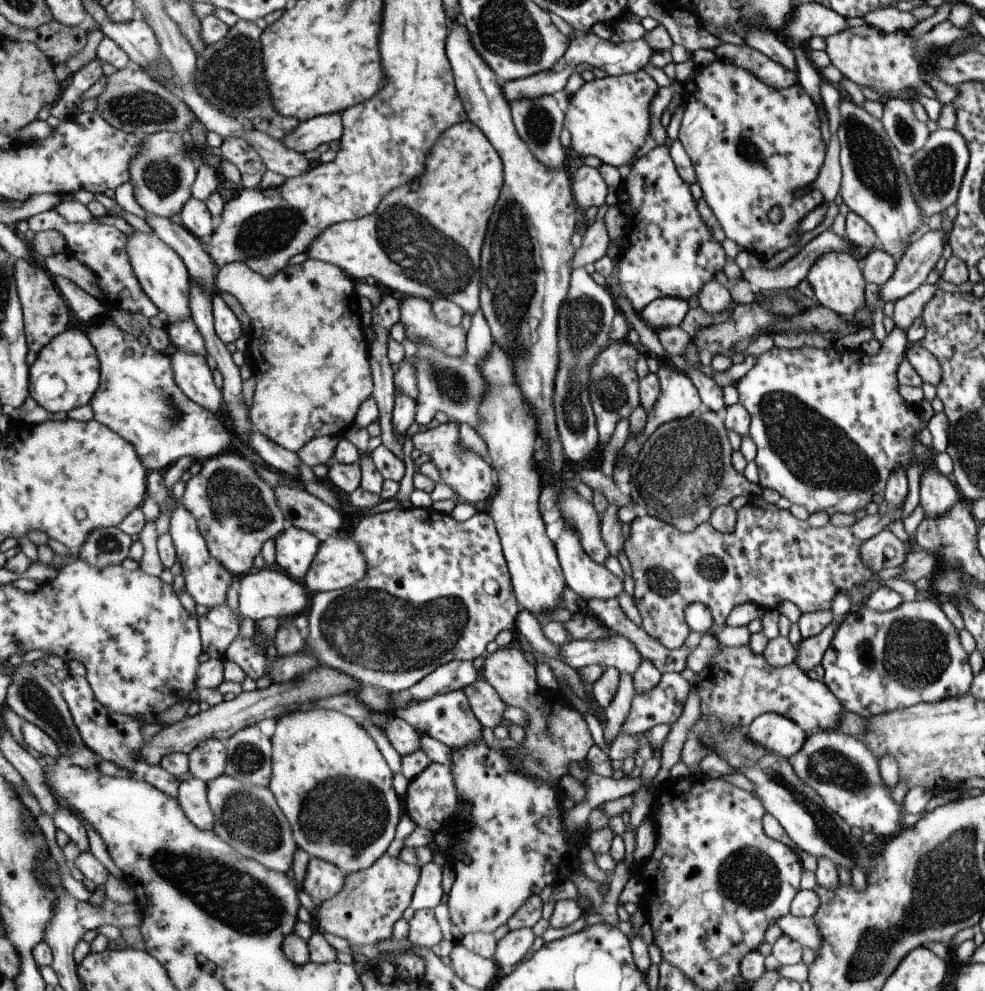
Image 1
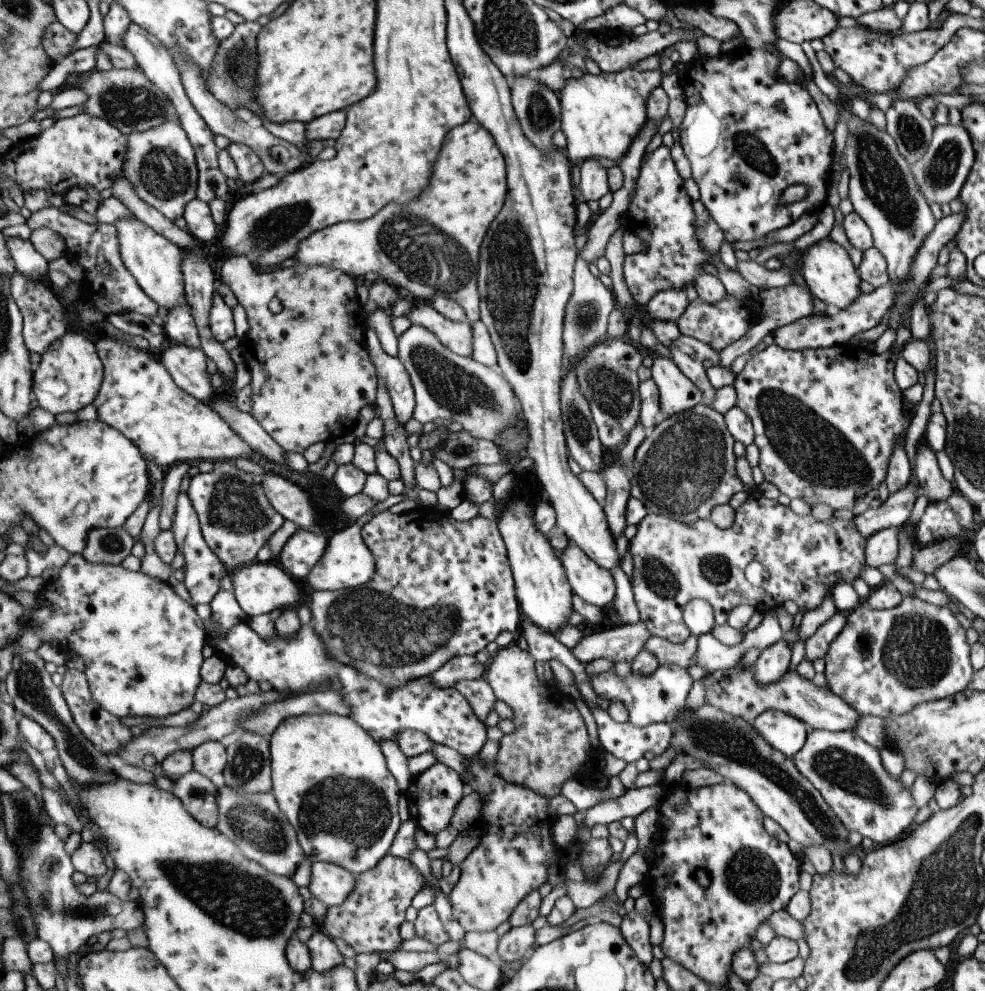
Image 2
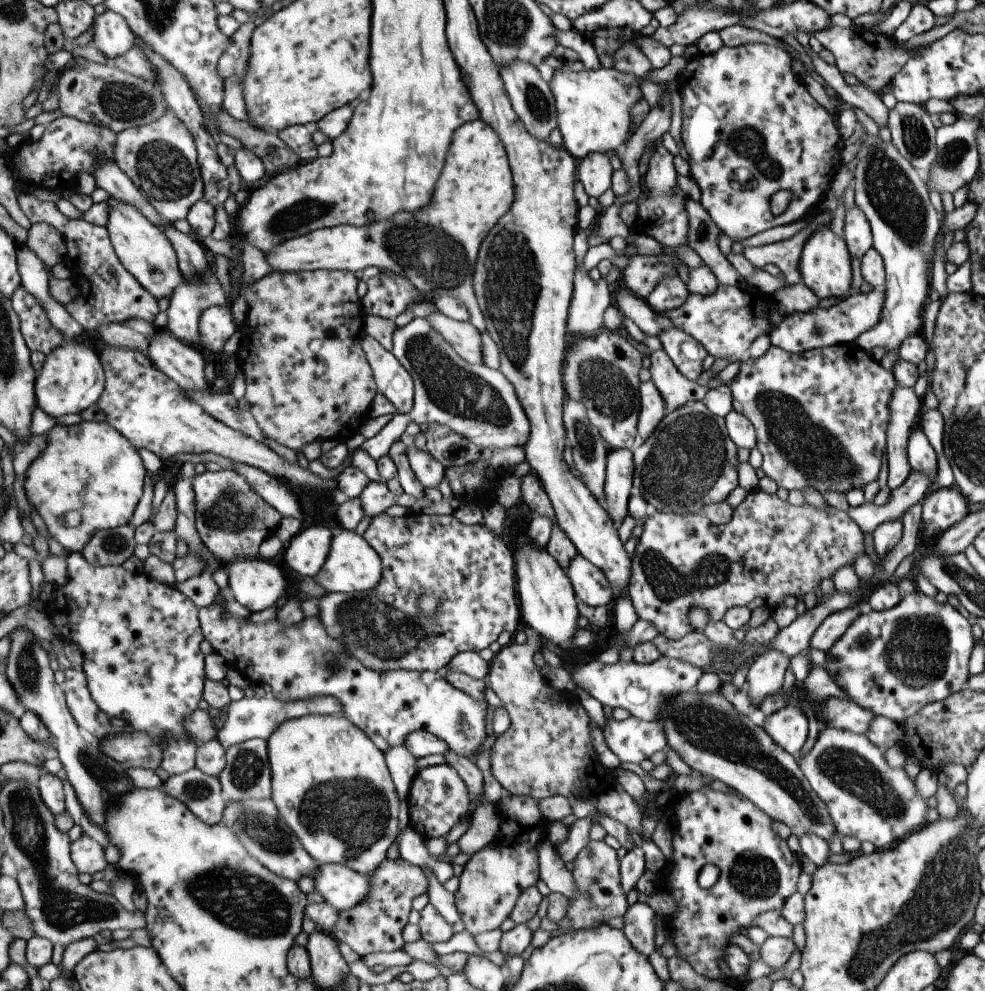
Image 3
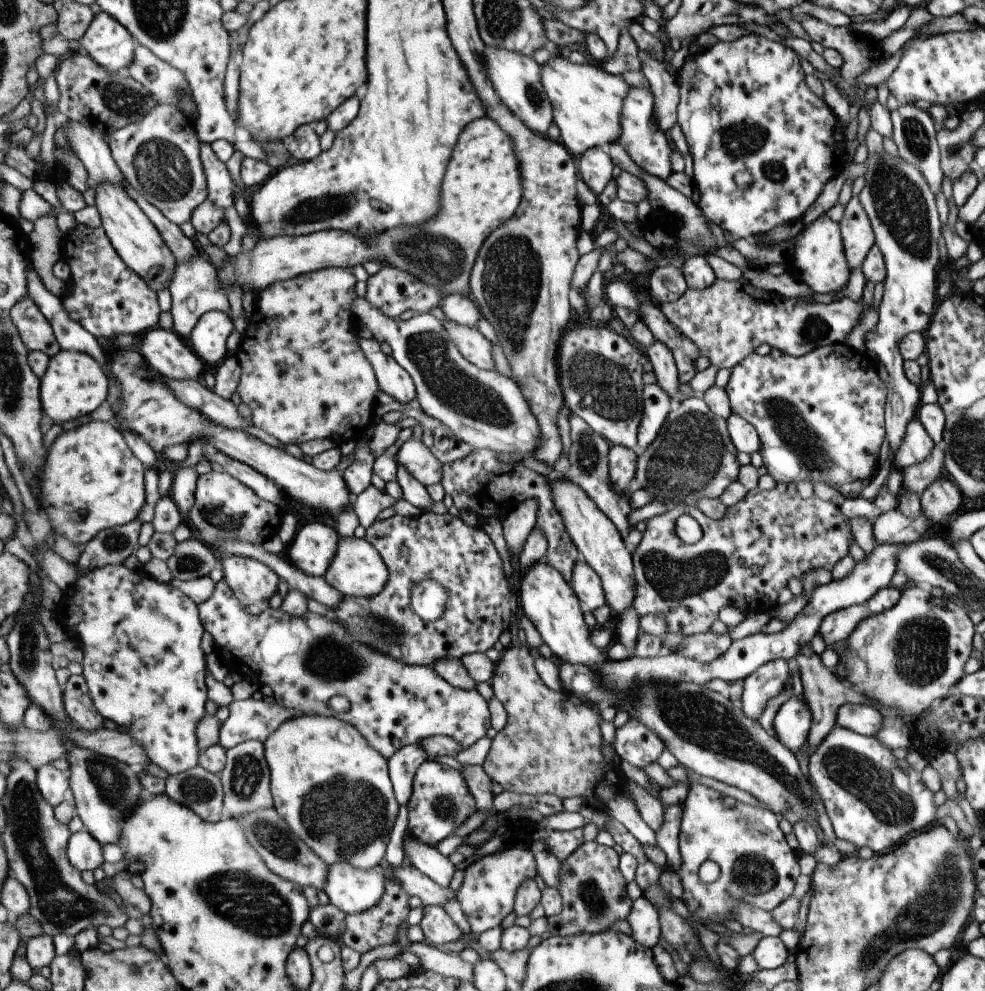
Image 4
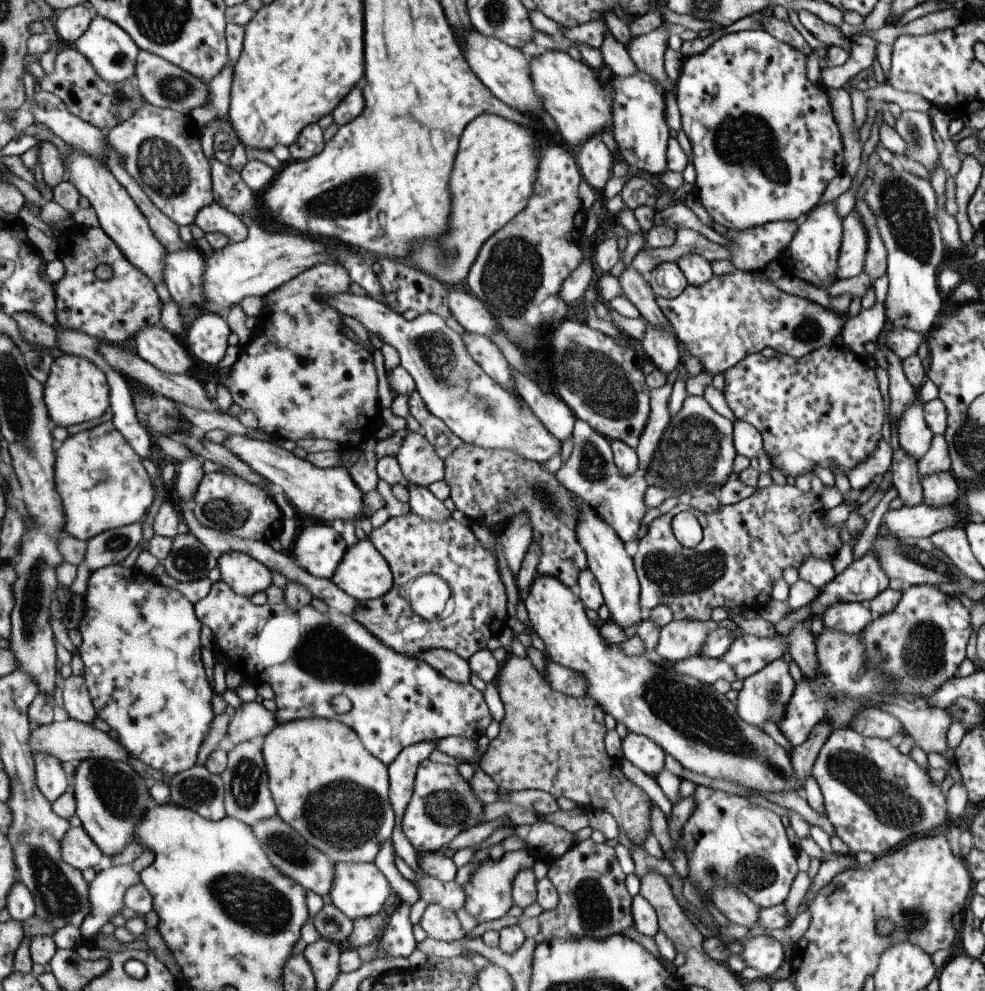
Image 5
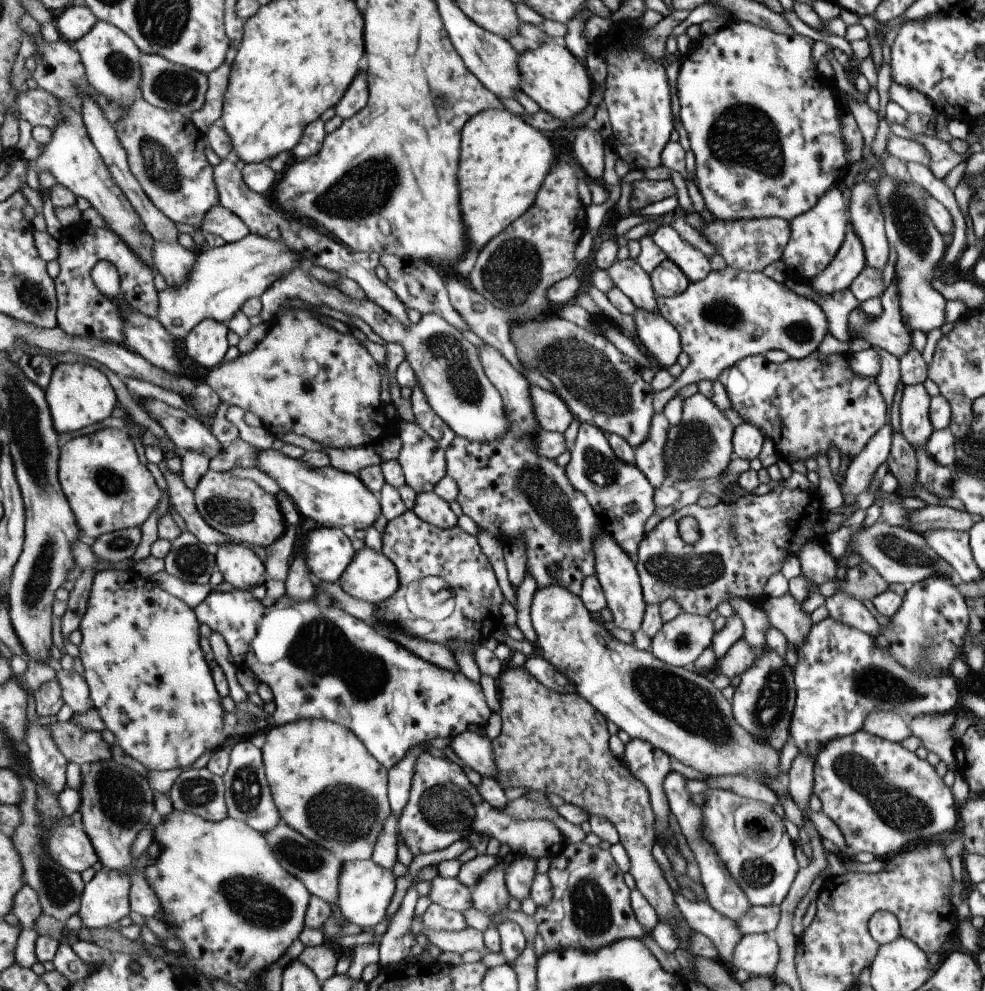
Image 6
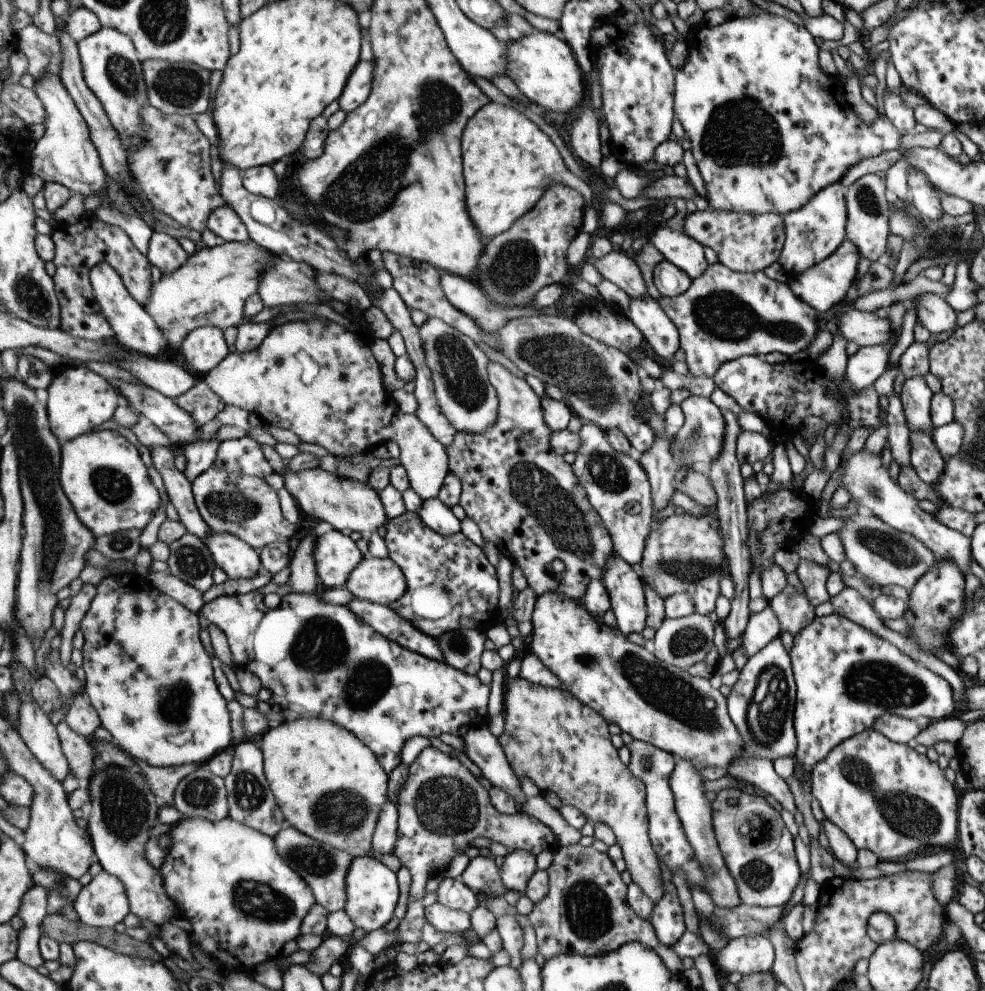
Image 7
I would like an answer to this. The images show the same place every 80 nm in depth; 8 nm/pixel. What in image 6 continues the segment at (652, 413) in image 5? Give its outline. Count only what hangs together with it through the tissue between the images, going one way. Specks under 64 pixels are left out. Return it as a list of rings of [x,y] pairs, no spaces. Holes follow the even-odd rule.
[[[654,412],[645,440],[633,448],[634,466],[646,475],[653,488],[659,487],[666,477],[662,450],[668,427],[669,424],[662,412]]]

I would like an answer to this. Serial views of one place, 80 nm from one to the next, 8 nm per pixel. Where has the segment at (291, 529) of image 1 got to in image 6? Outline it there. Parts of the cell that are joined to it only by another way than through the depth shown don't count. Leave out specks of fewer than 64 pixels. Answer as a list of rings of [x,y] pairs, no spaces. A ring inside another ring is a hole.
[[[316,527],[304,540],[306,563],[321,581],[337,583],[357,554],[351,538],[337,527]]]

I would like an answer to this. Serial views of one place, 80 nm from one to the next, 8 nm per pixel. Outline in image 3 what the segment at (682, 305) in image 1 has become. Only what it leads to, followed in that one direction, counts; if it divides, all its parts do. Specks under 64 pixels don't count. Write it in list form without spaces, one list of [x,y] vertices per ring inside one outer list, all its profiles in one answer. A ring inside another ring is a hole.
[[[677,274],[663,277],[647,295],[646,304],[657,314],[665,314],[680,307],[687,298],[688,290]]]

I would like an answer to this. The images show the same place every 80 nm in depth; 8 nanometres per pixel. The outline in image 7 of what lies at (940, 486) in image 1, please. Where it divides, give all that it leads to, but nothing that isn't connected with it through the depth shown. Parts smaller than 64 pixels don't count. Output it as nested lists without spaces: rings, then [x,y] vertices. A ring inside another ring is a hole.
[[[923,377],[905,379],[901,389],[902,406],[906,429],[915,433],[929,431],[933,428],[930,421],[930,398],[932,392],[923,381]]]

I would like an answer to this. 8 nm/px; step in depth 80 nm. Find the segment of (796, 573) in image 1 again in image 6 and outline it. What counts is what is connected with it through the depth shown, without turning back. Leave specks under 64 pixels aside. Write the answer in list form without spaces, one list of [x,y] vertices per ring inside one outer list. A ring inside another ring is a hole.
[[[781,485],[763,495],[743,495],[732,503],[719,501],[712,507],[701,507],[696,502],[675,510],[668,517],[662,518],[638,544],[636,560],[642,581],[643,600],[647,605],[658,605],[664,600],[673,599],[679,605],[681,613],[702,617],[706,617],[719,602],[728,602],[735,596],[762,604],[766,598],[763,586],[771,574],[781,570],[785,557],[797,557],[801,547],[809,540],[821,542],[822,535],[816,534],[813,528],[821,524],[819,518],[822,510],[825,508],[816,491],[811,488],[807,491],[789,489]],[[682,516],[692,516],[697,522],[700,535],[695,544],[685,544],[677,534],[677,521]]]

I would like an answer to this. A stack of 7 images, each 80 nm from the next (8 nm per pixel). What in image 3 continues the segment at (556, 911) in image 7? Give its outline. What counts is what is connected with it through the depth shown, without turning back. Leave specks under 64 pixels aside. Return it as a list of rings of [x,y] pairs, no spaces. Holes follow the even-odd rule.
[[[589,841],[587,846],[571,864],[574,879],[578,884],[579,896],[571,901],[567,916],[559,923],[562,932],[578,931],[579,929],[597,927],[599,923],[606,922],[611,916],[626,914],[627,902],[625,893],[619,884],[618,864],[615,849],[605,844],[605,841]]]

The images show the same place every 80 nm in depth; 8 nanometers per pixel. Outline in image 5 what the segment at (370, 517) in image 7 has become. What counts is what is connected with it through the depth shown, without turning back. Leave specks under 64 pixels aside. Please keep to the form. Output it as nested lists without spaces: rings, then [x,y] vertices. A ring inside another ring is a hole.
[[[228,434],[223,442],[241,460],[250,464],[267,481],[287,496],[297,509],[317,519],[318,522],[334,522],[337,519],[362,520],[364,492],[355,484],[348,468],[341,465],[333,468],[318,468],[305,459],[295,456],[293,452],[281,448],[275,441],[253,439],[244,434]]]

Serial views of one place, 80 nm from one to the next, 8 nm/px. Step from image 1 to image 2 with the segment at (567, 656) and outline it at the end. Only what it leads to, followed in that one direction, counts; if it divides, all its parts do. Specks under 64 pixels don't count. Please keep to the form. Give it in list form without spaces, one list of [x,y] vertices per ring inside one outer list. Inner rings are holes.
[[[643,622],[635,624],[605,627],[599,634],[583,636],[572,652],[583,664],[591,663],[597,658],[609,660],[613,665],[617,662],[629,662],[639,654],[643,642],[649,638],[649,630]]]

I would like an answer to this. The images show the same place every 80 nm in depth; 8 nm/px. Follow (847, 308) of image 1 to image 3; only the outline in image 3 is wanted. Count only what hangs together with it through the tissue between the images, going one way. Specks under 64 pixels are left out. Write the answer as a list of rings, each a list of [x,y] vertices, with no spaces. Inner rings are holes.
[[[829,225],[825,227],[824,230],[817,233],[813,232],[803,244],[798,262],[800,282],[808,286],[818,299],[837,298],[843,300],[851,295],[849,294],[852,279],[851,256],[843,238],[839,238],[829,228]]]

